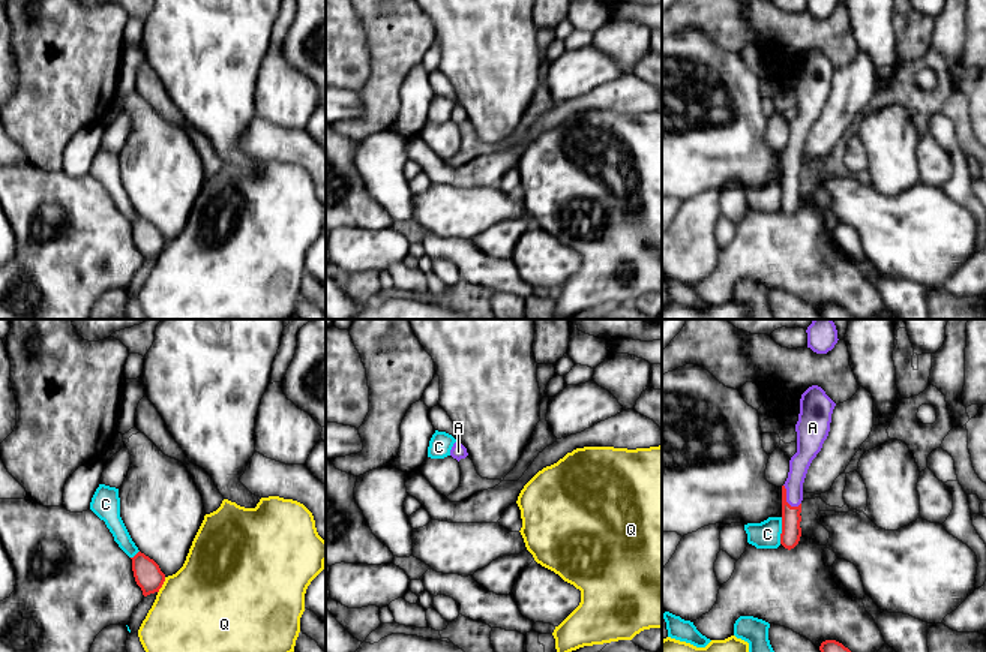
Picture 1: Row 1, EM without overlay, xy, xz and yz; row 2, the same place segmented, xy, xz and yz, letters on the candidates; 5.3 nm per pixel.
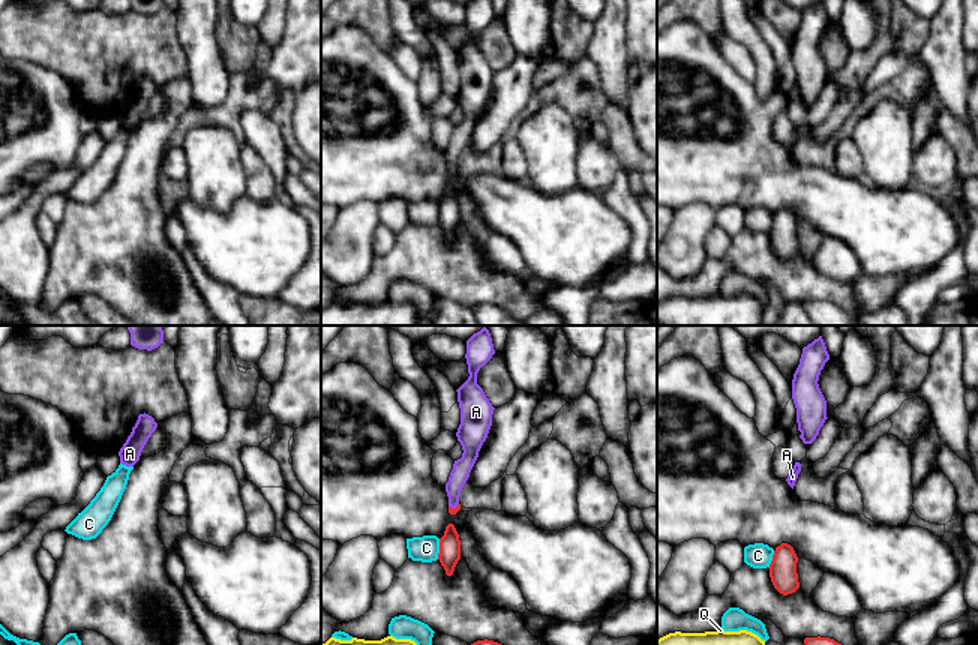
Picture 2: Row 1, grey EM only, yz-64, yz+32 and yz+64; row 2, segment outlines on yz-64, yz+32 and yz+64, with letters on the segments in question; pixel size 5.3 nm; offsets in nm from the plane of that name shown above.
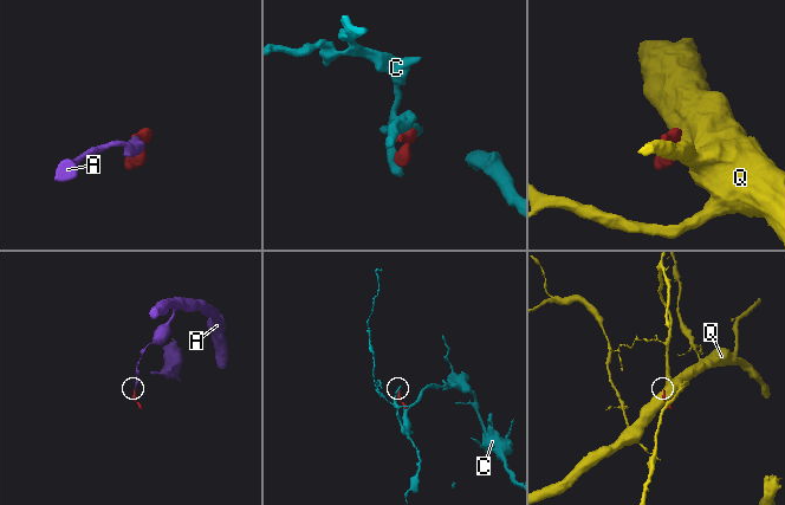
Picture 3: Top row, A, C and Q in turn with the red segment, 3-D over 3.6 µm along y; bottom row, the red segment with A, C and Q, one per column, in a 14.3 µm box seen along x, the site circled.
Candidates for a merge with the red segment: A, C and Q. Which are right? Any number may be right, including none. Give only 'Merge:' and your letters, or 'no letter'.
Merge: A

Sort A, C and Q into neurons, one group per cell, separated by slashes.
A / C / Q

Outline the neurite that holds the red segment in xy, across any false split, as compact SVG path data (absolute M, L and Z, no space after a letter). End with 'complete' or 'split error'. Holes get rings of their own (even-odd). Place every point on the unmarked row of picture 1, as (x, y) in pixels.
M138 216L132 223L132 235L137 249L141 252L143 259L159 256L165 246L165 238L161 235L159 229Z; complete

